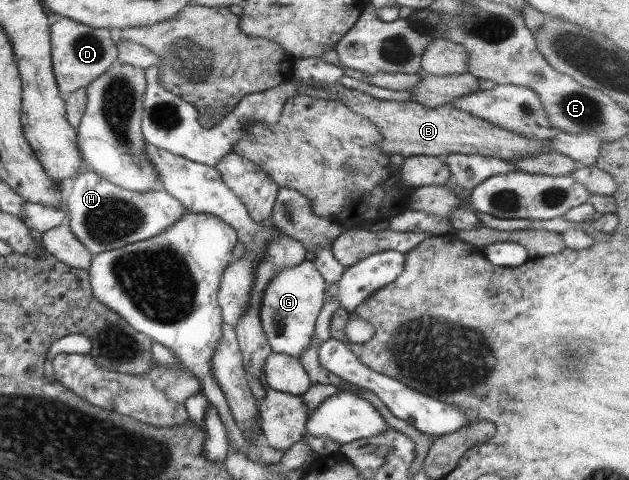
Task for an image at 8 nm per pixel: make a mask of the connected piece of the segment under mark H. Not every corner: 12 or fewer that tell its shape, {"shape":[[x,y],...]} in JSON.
{"shape":[[85,168],[67,225],[92,256],[187,212],[161,188],[127,191]]}

